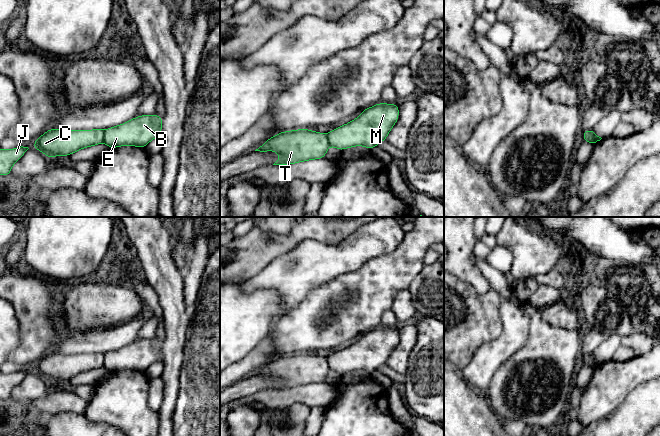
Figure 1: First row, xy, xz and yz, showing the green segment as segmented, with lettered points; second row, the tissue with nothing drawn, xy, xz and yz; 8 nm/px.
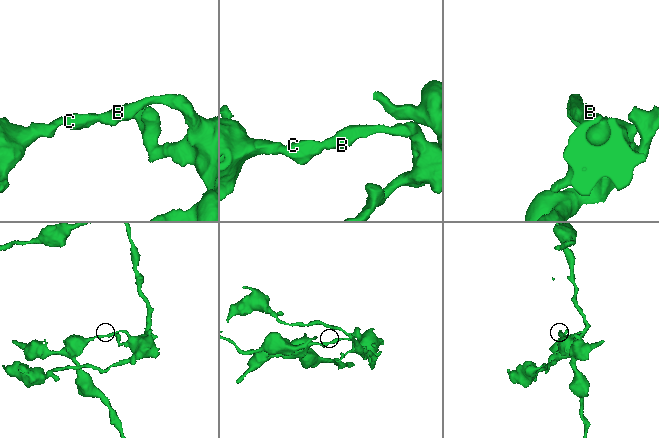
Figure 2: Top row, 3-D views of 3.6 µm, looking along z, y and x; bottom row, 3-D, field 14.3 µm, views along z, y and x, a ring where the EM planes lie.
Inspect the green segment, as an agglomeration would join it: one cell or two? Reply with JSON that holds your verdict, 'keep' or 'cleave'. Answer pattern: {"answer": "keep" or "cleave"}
{"answer": "cleave"}

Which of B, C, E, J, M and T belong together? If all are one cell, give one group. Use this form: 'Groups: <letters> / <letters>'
Groups: B E M / C J T

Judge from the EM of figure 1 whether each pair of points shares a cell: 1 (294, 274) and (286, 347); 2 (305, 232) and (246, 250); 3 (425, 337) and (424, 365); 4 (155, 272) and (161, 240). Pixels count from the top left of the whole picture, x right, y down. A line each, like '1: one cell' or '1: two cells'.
1: two cells
2: one cell
3: one cell
4: one cell

